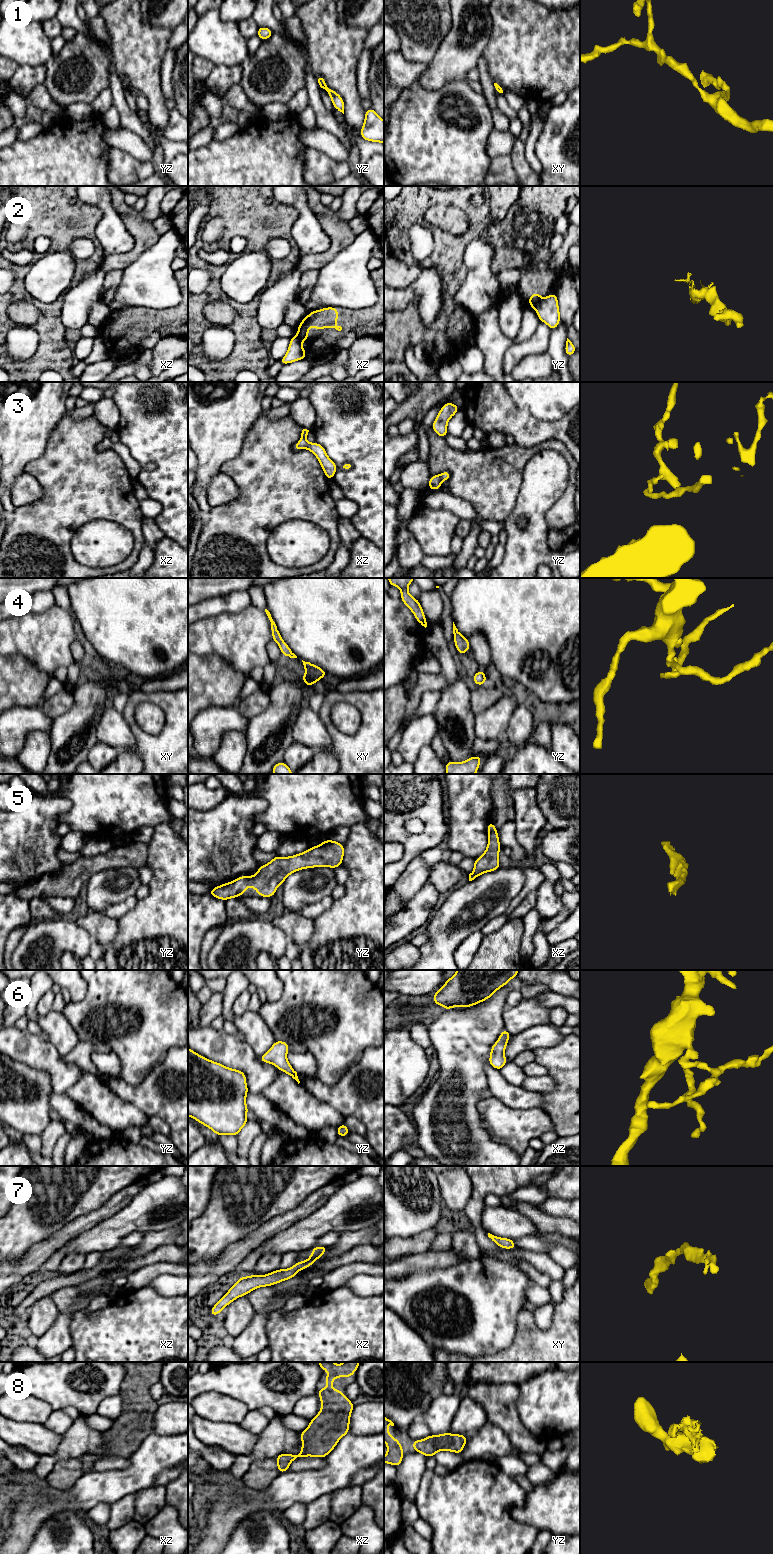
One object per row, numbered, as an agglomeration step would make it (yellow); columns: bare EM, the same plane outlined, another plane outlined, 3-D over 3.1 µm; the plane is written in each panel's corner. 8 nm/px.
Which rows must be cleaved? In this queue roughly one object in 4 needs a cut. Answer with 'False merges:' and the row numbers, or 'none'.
False merges: 2

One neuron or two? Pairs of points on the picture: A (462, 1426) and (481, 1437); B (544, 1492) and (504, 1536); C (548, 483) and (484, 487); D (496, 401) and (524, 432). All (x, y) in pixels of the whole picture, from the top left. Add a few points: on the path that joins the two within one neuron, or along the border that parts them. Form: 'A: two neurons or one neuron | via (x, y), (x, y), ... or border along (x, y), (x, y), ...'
A: two neurons | border along (487, 1421), (468, 1436)
B: two neurons | border along (508, 1509), (514, 1519), (533, 1525), (539, 1531)
C: two neurons | border along (526, 462), (523, 468), (520, 491), (514, 508)
D: one neuron | via (501, 409), (516, 424)

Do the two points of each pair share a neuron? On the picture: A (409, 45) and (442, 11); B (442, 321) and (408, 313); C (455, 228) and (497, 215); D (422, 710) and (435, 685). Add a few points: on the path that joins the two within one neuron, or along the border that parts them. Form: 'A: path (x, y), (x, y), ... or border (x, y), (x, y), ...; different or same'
A: path (417, 37), (434, 19); same
B: path (433, 329), (423, 329), (416, 322); same
C: path (465, 223), (467, 221), (487, 219); same
D: border (438, 690), (426, 690), (420, 698), (417, 709); different

